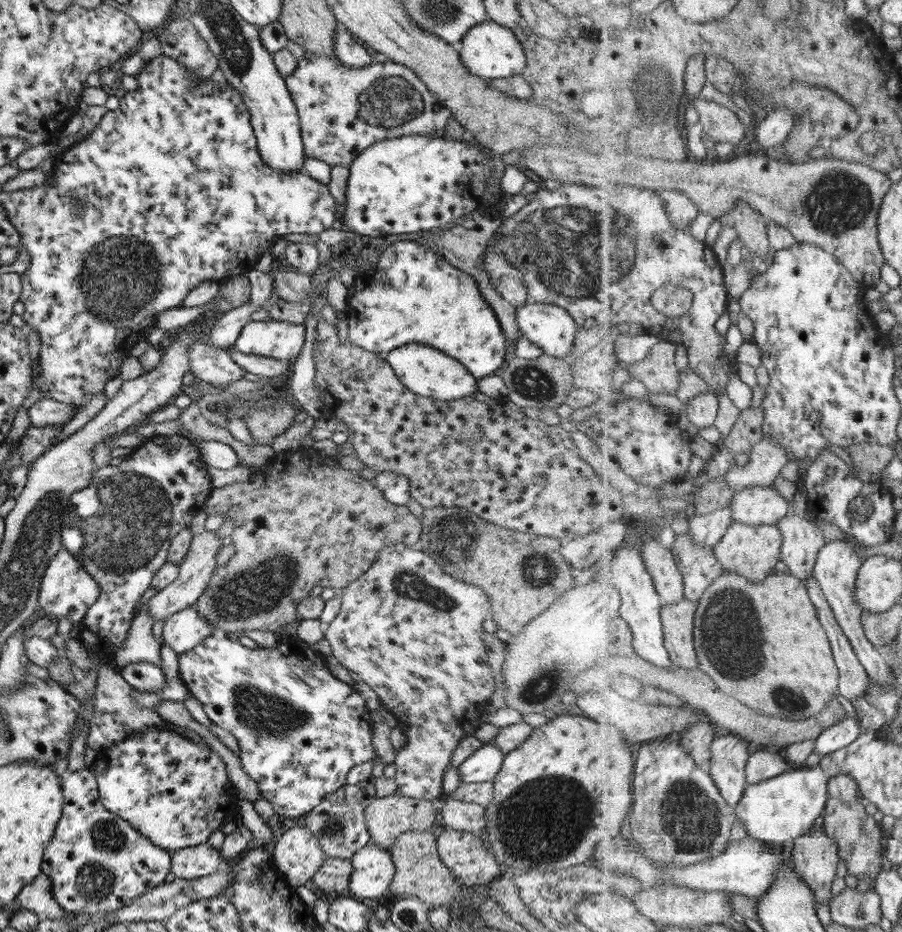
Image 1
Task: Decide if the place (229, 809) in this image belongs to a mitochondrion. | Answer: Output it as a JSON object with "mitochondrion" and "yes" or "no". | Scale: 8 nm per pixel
{"mitochondrion":"no"}

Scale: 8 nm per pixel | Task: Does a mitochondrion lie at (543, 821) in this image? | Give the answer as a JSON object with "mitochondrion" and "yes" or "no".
{"mitochondrion":"yes"}

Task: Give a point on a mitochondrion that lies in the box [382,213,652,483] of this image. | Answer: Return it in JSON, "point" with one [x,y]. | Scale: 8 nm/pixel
{"point":[532,383]}

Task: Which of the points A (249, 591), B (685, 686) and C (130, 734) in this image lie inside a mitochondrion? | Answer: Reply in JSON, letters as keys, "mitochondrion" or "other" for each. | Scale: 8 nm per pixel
{"A":"mitochondrion","B":"other","C":"other"}

